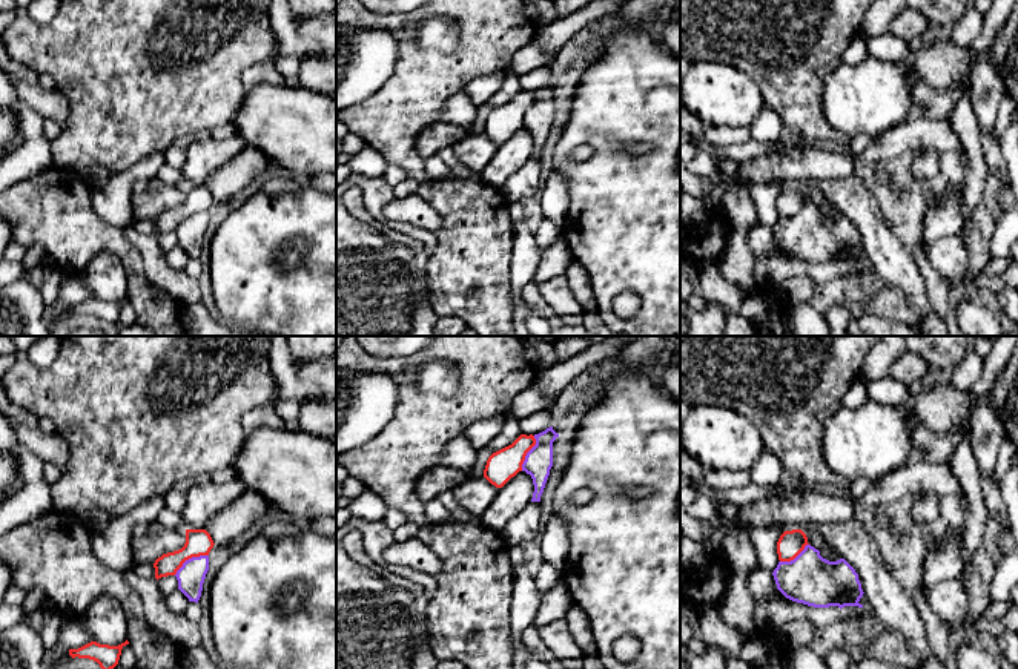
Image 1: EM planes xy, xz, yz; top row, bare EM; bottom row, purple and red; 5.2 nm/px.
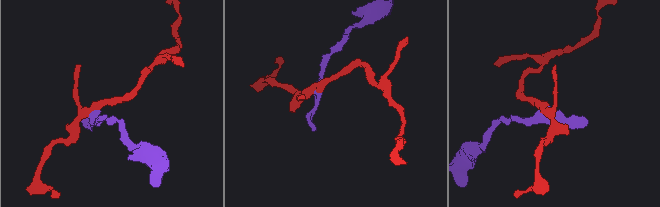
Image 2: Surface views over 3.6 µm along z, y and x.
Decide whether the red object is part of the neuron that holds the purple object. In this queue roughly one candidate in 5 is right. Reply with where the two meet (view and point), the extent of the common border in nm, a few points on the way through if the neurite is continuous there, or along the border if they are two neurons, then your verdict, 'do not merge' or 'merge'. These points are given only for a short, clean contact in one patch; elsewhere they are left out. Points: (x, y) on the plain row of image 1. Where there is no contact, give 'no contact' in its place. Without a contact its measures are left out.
xy (189, 215) | 220 nm | along xy (208, 210), (189, 214), (174, 230) | do not merge

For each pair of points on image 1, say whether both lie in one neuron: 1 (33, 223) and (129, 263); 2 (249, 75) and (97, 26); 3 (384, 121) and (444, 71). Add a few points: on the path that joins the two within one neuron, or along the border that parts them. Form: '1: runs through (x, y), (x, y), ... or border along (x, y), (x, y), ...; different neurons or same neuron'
1: runs through (57, 223), (62, 223), (74, 235), (109, 238); same neuron
2: border along (274, 54), (243, 72), (246, 89); different neurons
3: runs through (399, 111), (429, 82); same neuron

